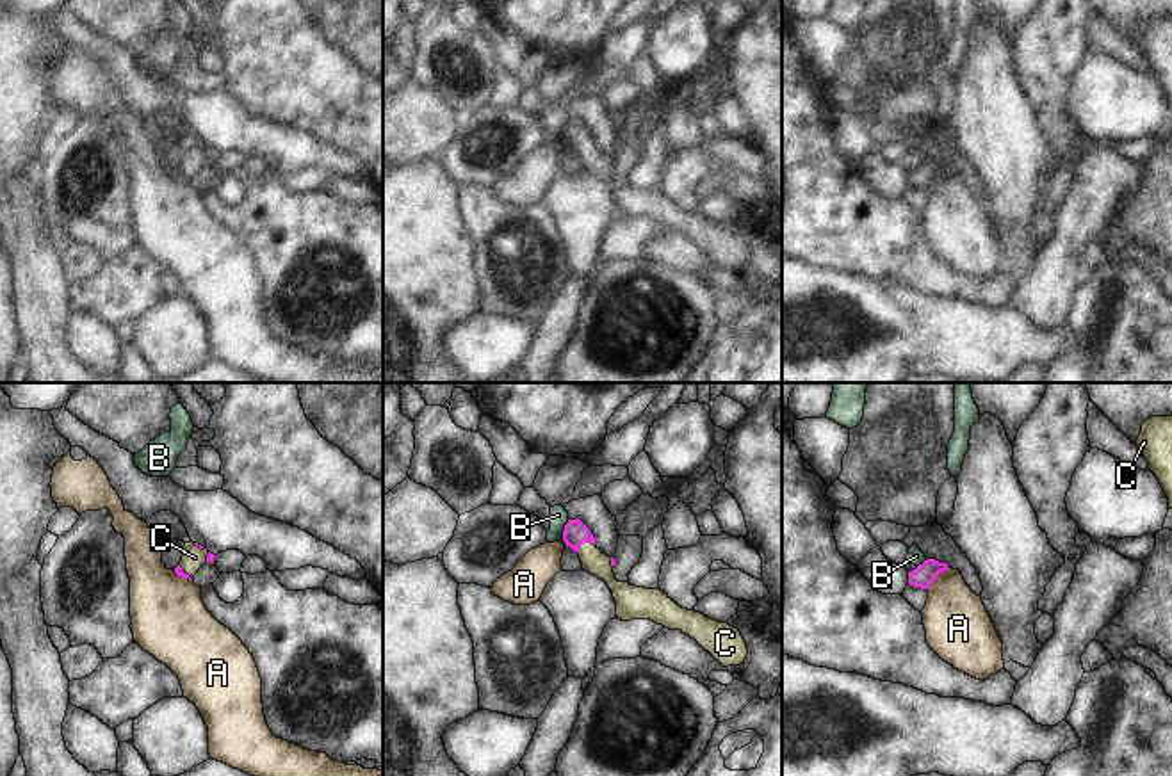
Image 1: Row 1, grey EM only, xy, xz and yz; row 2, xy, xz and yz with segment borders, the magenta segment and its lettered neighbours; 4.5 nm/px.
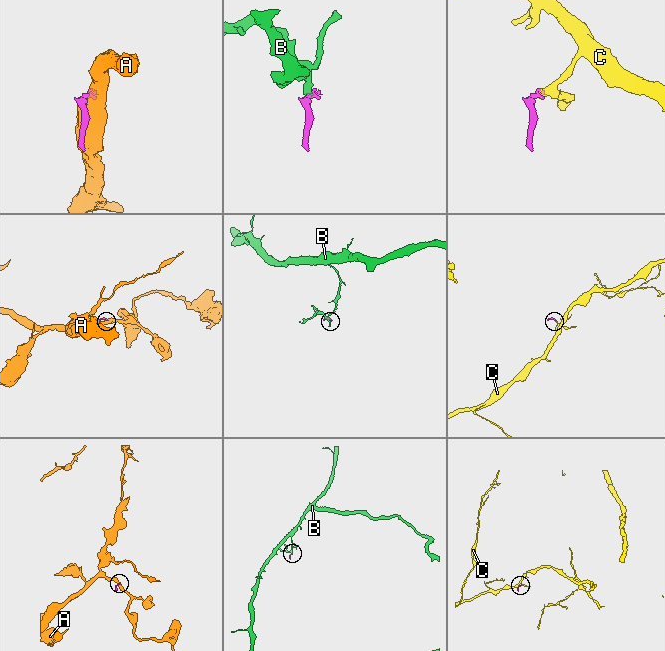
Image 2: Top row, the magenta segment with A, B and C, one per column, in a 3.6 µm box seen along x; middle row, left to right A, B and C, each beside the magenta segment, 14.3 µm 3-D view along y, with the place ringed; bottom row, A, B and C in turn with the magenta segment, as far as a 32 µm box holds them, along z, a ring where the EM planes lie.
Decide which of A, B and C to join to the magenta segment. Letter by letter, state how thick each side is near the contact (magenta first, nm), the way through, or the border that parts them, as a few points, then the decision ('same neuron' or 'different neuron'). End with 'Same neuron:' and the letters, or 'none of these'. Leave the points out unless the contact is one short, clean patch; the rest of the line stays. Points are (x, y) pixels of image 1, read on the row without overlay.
A: 100/300 nm | along yz (948, 169), (927, 191) | different neuron
B: 110/80 nm | along xz (569, 121), (561, 141) | different neuron
C: 110/110 nm | across xz (576, 134), (583, 143), (594, 162) | same neuron
Same neuron: C

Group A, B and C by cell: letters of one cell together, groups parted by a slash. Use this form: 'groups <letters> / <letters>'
groups A / B / C

